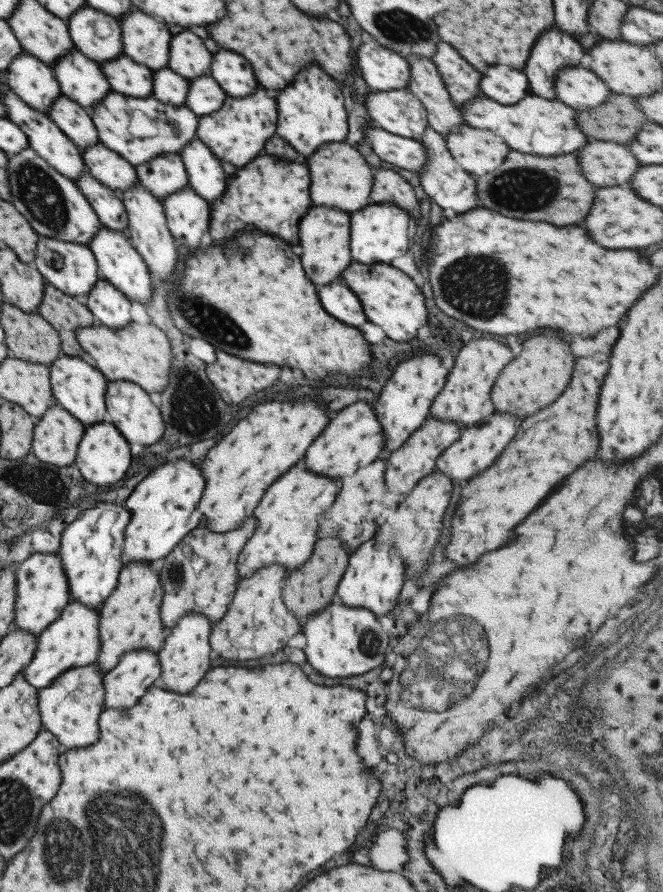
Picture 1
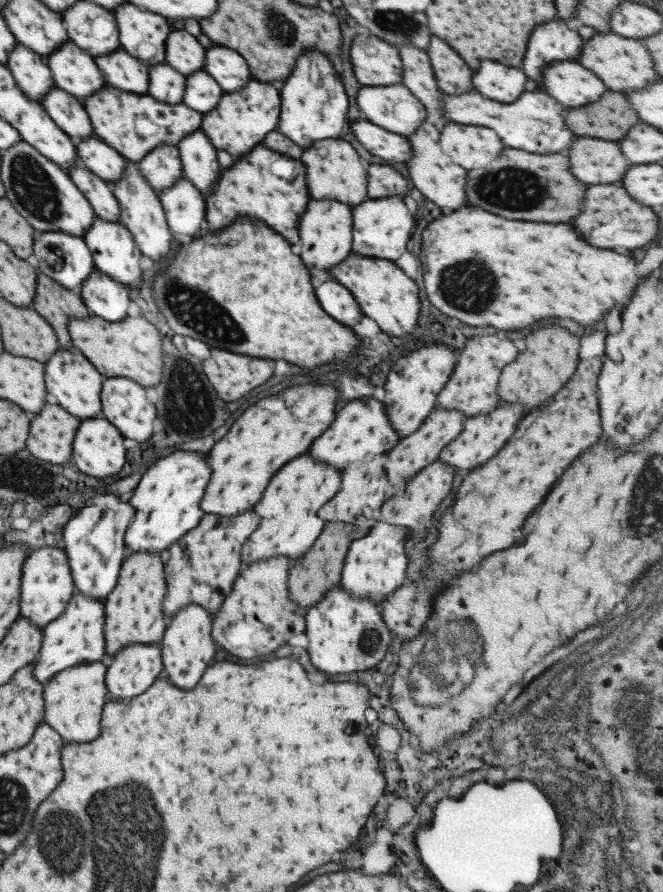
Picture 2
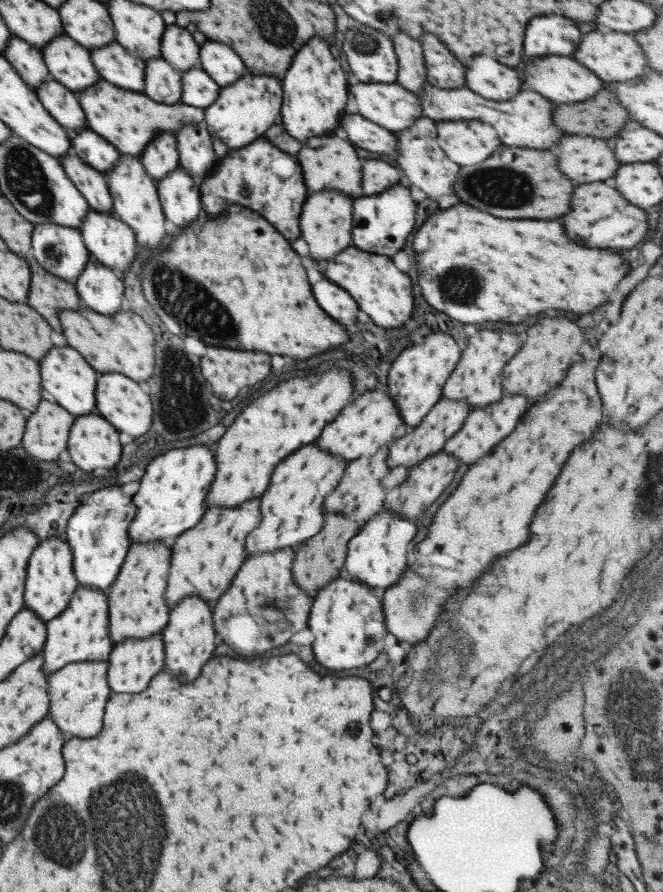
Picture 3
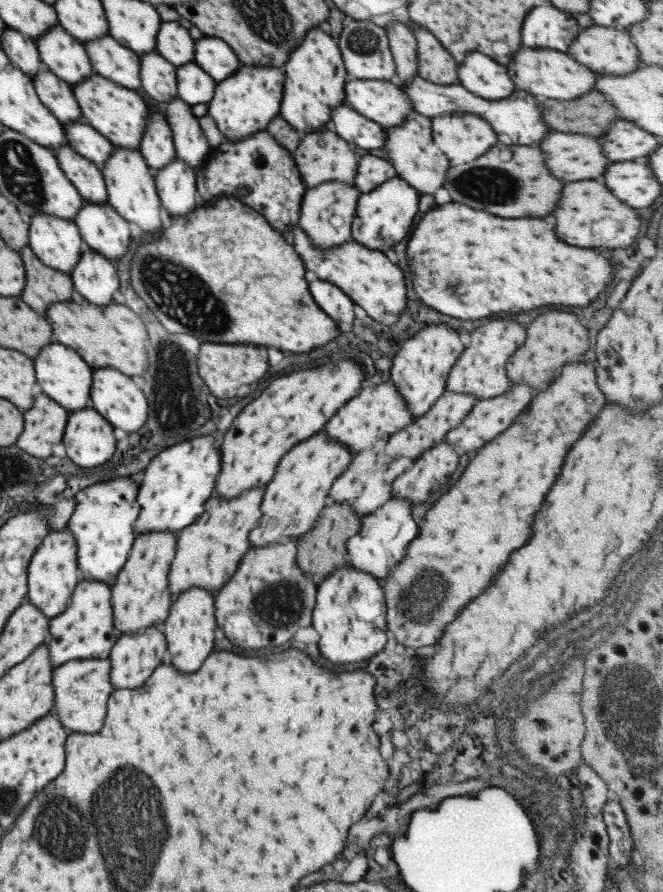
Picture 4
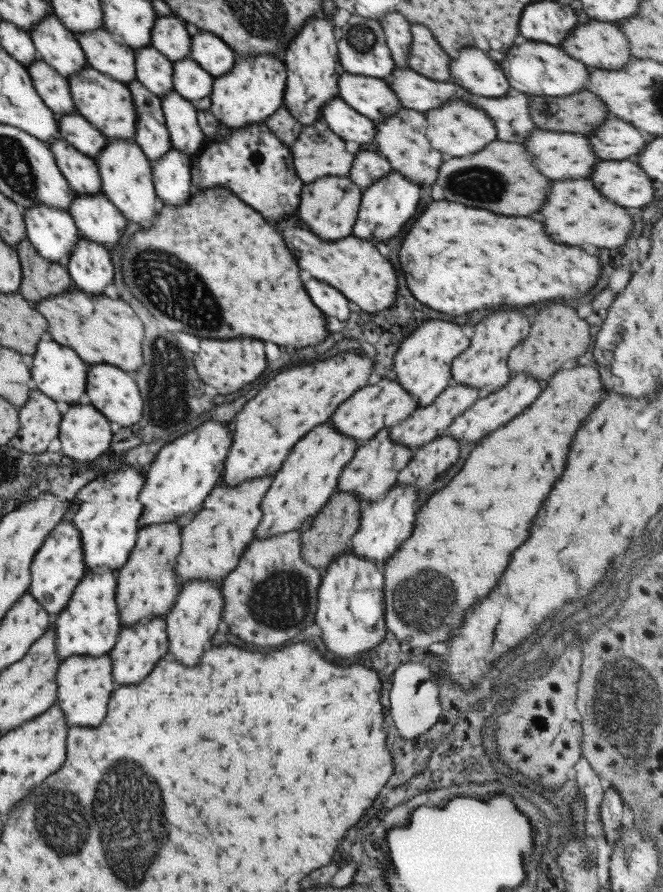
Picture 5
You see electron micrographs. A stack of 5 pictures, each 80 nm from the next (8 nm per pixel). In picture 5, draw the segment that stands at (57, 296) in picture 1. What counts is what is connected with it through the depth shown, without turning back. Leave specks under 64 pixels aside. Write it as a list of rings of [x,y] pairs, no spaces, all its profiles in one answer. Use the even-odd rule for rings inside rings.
[[[26,238],[21,239],[13,248],[18,255],[21,271],[17,292],[31,305],[73,286],[66,267],[41,258]]]

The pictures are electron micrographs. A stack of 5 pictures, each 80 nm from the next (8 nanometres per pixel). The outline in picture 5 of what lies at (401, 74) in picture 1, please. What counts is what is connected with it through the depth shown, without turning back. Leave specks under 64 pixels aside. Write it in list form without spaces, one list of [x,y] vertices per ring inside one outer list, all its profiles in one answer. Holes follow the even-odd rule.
[[[350,15],[349,19],[337,31],[336,49],[341,71],[376,79],[390,76],[394,69],[394,60],[387,48],[381,25],[373,19],[359,15]]]

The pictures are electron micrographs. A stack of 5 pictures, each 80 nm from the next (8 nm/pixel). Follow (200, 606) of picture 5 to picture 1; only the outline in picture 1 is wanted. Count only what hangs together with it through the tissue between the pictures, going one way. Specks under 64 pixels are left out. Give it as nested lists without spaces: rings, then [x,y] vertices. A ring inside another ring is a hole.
[[[188,612],[178,618],[178,621],[165,633],[165,638],[160,649],[156,652],[160,662],[160,676],[156,683],[165,690],[177,692],[177,694],[187,694],[195,684],[203,678],[203,674],[209,670],[209,650],[208,641],[211,622],[203,614]]]

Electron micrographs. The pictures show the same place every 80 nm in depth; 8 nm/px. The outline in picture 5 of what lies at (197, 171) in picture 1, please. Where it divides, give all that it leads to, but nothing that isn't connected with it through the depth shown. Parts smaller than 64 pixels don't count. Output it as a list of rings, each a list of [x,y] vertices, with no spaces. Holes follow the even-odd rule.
[[[173,90],[159,99],[171,146],[191,158],[205,140],[195,120],[195,105]]]

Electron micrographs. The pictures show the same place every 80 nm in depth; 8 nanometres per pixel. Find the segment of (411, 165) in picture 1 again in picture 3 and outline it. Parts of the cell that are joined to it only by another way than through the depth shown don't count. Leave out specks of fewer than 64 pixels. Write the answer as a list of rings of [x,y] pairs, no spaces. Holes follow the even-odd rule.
[[[351,109],[341,116],[339,128],[347,132],[349,143],[359,146],[359,149],[375,152],[385,158],[396,153],[396,135],[382,126],[369,122]]]

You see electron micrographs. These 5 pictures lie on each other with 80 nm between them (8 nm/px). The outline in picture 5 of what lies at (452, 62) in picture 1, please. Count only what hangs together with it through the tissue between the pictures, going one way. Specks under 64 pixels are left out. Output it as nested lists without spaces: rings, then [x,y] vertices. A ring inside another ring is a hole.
[[[411,24],[411,45],[408,46],[406,66],[435,82],[449,82],[447,54],[437,46],[425,26]]]

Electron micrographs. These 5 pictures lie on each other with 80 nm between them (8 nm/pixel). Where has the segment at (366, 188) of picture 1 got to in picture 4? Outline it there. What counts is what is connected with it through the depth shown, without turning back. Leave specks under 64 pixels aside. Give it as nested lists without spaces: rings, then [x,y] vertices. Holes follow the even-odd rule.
[[[325,126],[325,128],[301,135],[301,139],[293,151],[293,162],[306,188],[313,188],[327,180],[339,180],[339,182],[353,184],[355,166],[357,166],[359,158],[347,148],[347,142],[341,140],[335,131],[331,132],[331,130],[331,126]]]

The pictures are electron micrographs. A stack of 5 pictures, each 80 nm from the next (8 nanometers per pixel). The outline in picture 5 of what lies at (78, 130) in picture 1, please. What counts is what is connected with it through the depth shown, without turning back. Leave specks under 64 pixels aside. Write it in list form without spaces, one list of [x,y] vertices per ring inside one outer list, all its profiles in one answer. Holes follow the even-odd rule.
[[[33,59],[26,66],[26,71],[44,106],[47,106],[55,116],[76,113],[68,82],[64,76],[46,62],[37,59]]]

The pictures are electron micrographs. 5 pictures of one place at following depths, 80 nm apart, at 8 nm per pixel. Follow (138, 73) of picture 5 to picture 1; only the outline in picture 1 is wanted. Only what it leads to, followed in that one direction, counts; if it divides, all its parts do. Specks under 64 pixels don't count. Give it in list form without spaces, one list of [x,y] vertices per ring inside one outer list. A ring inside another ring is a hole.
[[[169,67],[152,71],[152,96],[166,105],[183,106],[188,91],[188,81]]]

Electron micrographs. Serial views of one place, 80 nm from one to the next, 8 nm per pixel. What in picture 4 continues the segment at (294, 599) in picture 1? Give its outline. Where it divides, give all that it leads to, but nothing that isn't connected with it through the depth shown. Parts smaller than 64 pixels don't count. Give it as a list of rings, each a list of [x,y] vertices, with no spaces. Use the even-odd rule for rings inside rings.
[[[326,503],[319,513],[319,518],[314,527],[296,540],[296,563],[304,572],[304,577],[311,577],[315,584],[319,584],[333,569],[338,569],[347,562],[346,558],[346,540],[360,529],[360,518],[355,511],[352,511],[351,505],[345,503]]]

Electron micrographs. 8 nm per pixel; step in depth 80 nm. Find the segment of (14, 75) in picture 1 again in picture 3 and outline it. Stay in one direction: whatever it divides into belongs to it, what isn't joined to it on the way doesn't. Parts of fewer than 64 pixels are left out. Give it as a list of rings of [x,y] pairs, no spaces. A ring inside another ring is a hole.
[[[11,35],[2,55],[13,67],[13,70],[27,83],[27,86],[30,86],[33,90],[43,80],[50,77],[40,50],[37,50],[35,46],[29,46],[21,38]]]

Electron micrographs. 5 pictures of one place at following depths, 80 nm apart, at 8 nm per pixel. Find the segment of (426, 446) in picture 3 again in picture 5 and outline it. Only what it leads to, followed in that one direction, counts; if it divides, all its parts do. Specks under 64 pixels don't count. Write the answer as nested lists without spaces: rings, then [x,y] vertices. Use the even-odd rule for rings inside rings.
[[[447,385],[430,405],[424,407],[415,407],[407,418],[391,425],[388,433],[390,439],[404,447],[409,447],[411,451],[431,442],[436,436],[445,435],[445,429],[451,424],[451,421],[458,417],[463,410],[469,408],[476,399],[479,398],[479,392],[475,387],[465,385]]]

